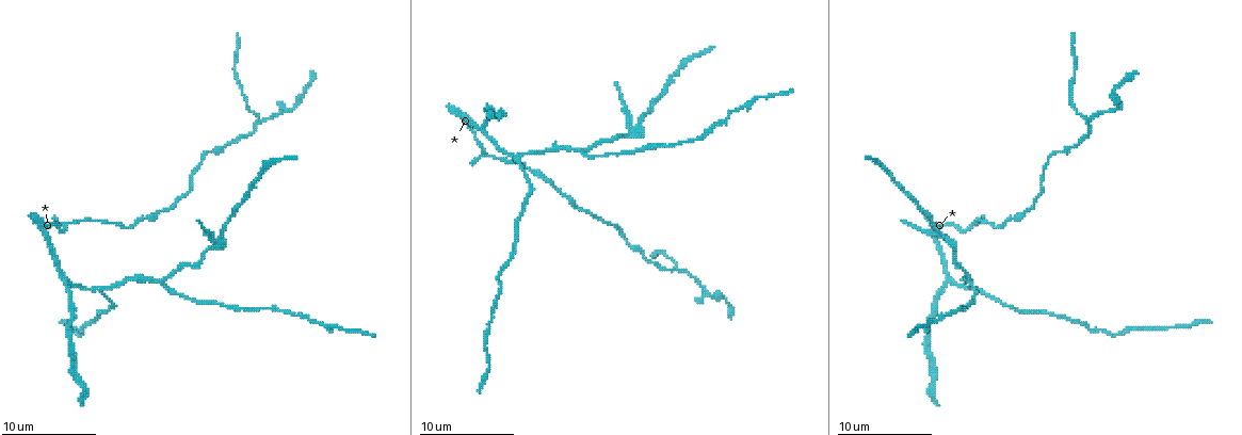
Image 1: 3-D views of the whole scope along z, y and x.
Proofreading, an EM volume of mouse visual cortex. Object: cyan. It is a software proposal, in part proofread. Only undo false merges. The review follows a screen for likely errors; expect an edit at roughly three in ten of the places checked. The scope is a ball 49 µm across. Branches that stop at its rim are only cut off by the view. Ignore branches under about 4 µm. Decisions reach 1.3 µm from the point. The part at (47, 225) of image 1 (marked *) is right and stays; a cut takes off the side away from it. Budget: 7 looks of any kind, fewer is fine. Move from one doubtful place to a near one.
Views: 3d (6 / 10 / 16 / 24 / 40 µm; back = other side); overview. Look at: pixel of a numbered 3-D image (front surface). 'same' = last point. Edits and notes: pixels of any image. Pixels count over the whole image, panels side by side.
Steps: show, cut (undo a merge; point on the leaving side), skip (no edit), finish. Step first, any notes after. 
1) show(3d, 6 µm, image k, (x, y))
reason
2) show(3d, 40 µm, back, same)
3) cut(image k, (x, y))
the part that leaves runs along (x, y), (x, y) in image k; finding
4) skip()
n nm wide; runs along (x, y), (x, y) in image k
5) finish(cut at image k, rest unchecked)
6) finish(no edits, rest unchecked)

show(3d, 10 µm, image 1, (949, 280))
three-way junction

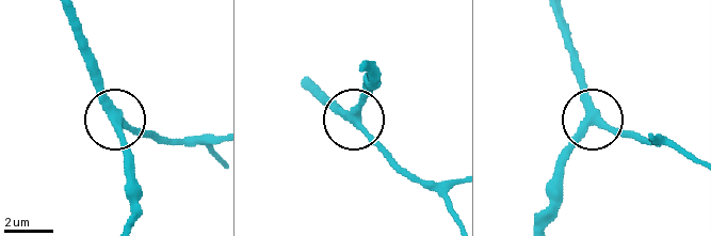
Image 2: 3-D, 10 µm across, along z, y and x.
show(3d, 6 µm, image 2, (118, 121))

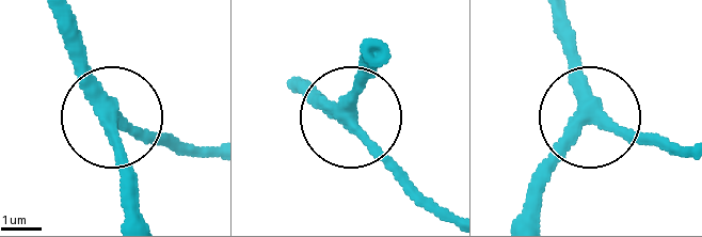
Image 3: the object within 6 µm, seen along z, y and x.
skip()
320 nm wide; runs along (560, 19), (580, 131), (529, 189) in image 3; all the same cell

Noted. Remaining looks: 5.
show(3d, 10 µm, image 1, (518, 156))
a fork

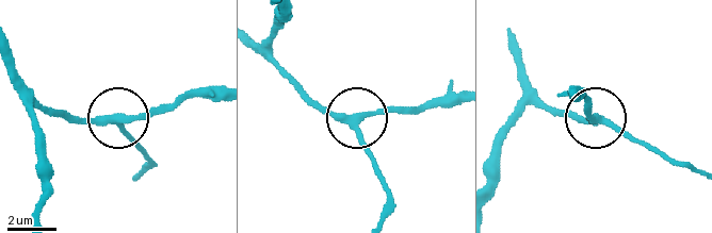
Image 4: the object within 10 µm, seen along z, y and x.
skip()
side arm 30 µm; 3 arms; continuous, no second cell

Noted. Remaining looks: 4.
show(3d, 10 µm, image 1, (634, 129))
three arms meet

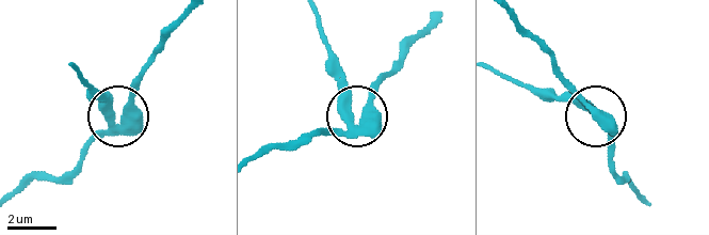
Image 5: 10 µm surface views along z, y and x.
show(3d, 6 µm, image 5, (352, 113))

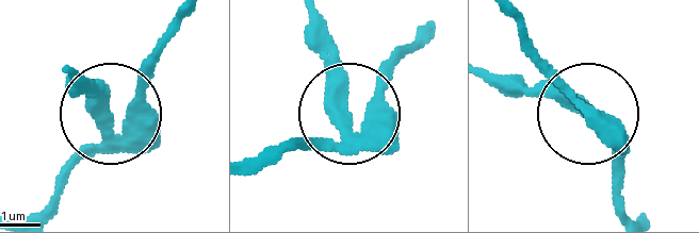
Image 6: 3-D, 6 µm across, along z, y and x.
cut(image 6, (341, 98))
side arm 6 µm; 3 arms; a second cell is stuck on

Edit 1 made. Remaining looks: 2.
show(3d, 10 µm, image 1, (164, 283))
arms part here

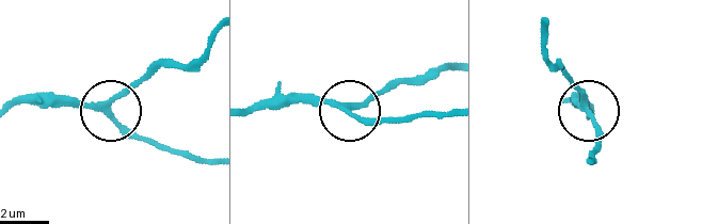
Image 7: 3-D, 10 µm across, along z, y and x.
show(3d, 6 µm, image 7, (589, 110))

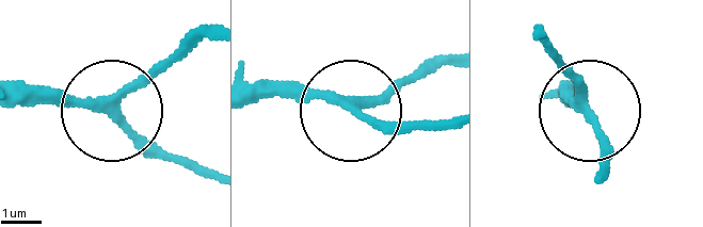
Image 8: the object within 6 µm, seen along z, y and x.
skip()
runs along (15, 98), (116, 101), (174, 51) in image 8; continuous, no second cell

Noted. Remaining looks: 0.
finish(cut at image 6, rest unchecked)

